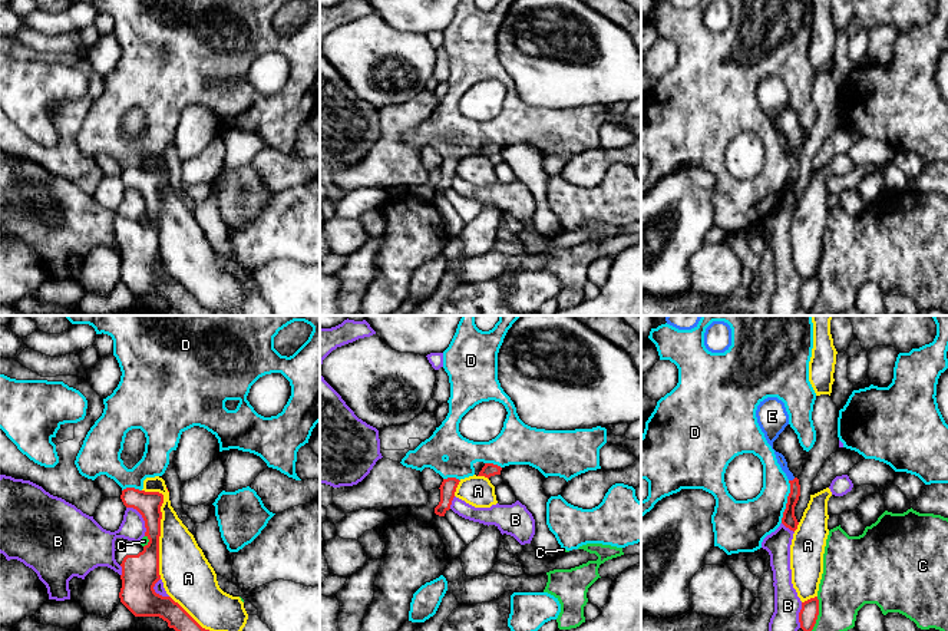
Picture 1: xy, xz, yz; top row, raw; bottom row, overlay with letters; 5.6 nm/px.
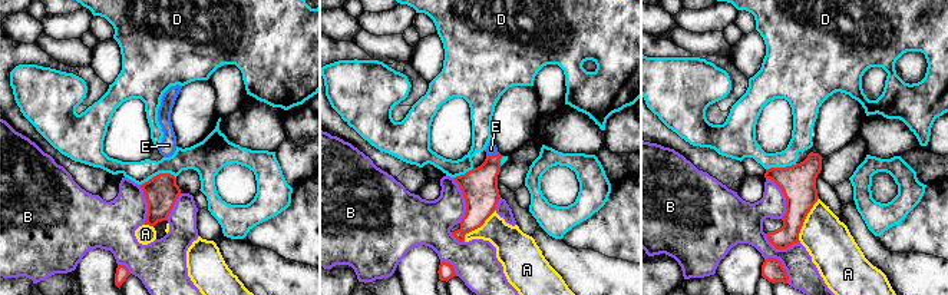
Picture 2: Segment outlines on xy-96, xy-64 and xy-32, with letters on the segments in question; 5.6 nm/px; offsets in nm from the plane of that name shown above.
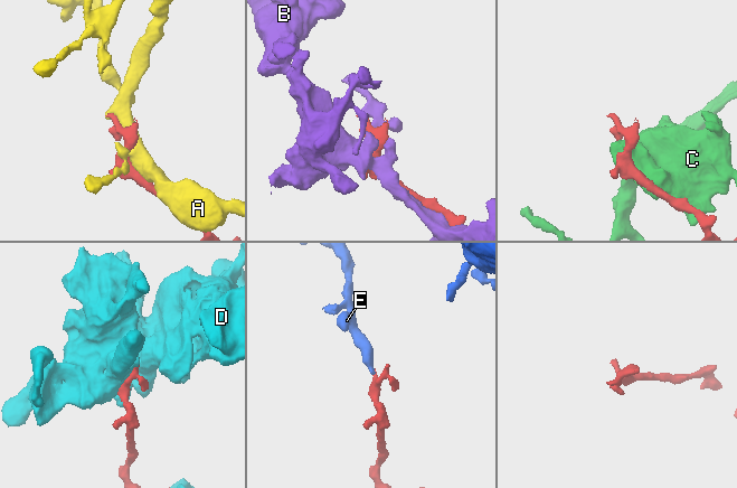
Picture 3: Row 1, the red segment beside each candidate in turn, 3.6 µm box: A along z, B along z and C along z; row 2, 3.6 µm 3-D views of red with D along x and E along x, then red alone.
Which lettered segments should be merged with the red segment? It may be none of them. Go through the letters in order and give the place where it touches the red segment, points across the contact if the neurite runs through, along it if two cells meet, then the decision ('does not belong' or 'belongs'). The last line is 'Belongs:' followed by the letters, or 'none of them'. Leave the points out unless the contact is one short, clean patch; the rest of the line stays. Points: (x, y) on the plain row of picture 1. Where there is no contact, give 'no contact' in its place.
A: contact xy (159, 205); does not belong
B: contact xy (142, 195); does not belong
C: contact yz (816, 296); does not belong
D: contact yz (788, 181); does not belong
E: contact yz (793, 158); way yz (789, 198), (793, 158), (780, 138); belongs
Belongs: E

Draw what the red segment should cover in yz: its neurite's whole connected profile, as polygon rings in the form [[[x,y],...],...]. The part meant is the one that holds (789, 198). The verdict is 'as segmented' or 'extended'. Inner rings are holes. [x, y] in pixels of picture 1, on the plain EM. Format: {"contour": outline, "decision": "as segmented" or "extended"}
{"contour": [[[774,129],[774,133],[777,138],[777,142],[780,143],[782,149],[786,152],[789,162],[790,162],[790,172],[787,175],[787,182],[786,182],[786,188],[783,191],[782,202],[795,211],[799,204],[799,201],[795,195],[795,185],[800,175],[799,158],[795,156],[793,152],[789,149],[785,135],[776,129]]], "decision": "extended"}

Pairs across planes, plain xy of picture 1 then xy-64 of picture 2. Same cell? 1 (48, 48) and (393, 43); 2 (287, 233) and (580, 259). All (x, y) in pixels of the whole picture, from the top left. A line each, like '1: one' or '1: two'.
1: one
2: two

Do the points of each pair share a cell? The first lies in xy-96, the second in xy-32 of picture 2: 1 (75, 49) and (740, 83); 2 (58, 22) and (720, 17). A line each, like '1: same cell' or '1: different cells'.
1: different cells
2: same cell

